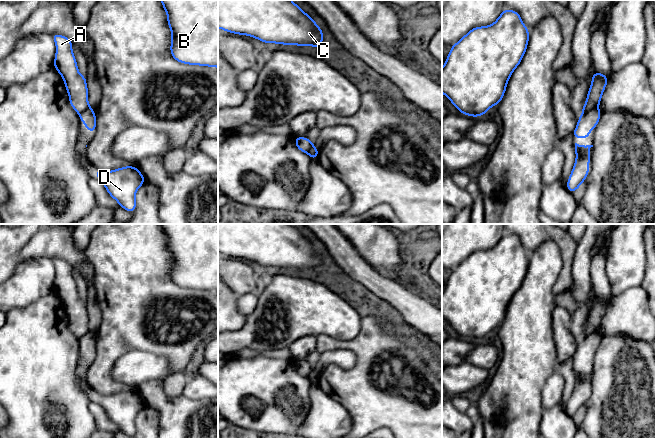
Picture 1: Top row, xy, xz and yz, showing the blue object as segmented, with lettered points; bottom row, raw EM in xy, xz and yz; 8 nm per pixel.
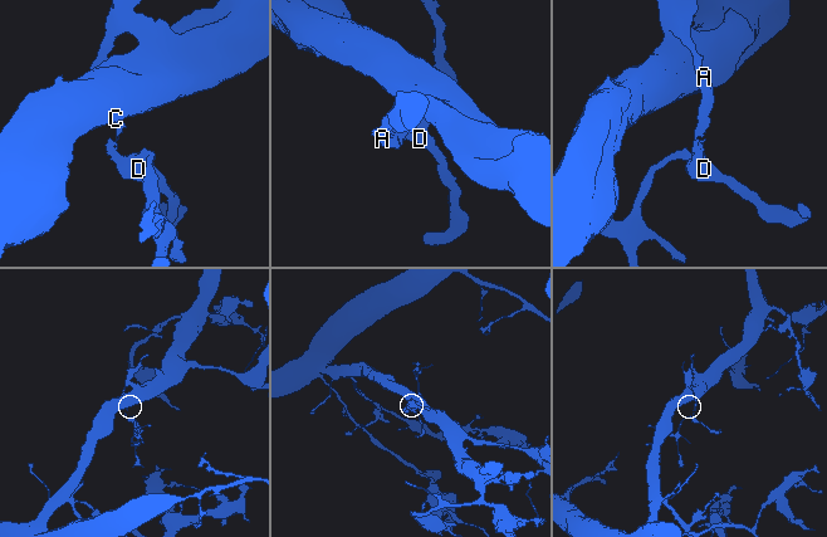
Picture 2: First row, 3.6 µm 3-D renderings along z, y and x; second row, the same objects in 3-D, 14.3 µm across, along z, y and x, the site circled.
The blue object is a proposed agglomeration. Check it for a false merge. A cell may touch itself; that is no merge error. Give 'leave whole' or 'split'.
split

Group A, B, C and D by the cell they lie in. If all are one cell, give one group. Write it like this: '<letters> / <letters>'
A B C / D

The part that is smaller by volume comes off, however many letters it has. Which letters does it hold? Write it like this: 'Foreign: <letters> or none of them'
Foreign: D

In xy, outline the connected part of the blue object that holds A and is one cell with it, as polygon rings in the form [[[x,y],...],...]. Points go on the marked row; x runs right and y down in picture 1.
[[[60,34],[51,35],[56,44],[54,68],[62,76],[73,109],[81,115],[89,108],[86,77],[82,76],[72,52],[73,42]]]

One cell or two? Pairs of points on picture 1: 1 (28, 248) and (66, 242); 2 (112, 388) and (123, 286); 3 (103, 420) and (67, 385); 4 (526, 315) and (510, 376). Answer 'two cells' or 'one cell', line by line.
1: one cell
2: one cell
3: two cells
4: one cell

